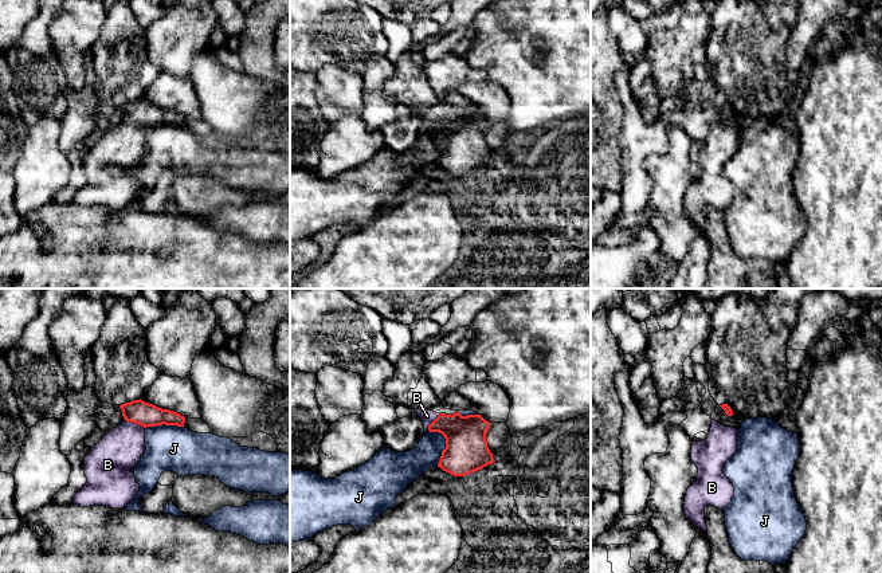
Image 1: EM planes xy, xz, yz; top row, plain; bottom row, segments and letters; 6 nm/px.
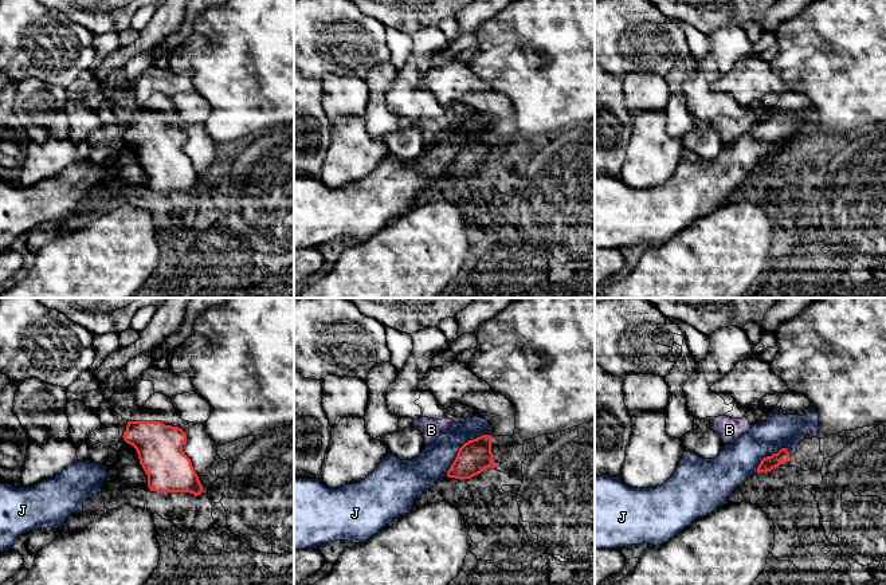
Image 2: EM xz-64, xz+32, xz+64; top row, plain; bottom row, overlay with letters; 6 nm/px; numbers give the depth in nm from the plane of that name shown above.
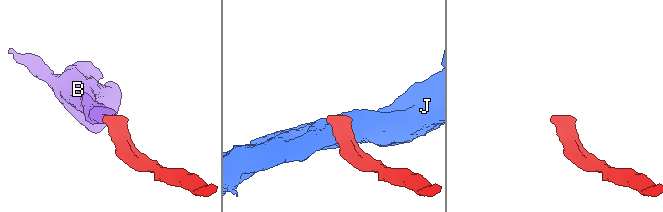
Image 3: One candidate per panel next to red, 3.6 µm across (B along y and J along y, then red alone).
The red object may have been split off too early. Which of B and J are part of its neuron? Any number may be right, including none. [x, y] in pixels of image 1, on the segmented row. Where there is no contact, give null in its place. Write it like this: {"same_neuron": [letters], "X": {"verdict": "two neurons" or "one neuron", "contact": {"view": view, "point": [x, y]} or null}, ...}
{"same_neuron": ["B"], "B": {"verdict": "one neuron", "contact": {"view": "xy", "point": [134, 423]}}, "J": {"verdict": "two neurons", "contact": {"view": "xz", "point": [446, 444]}}}

